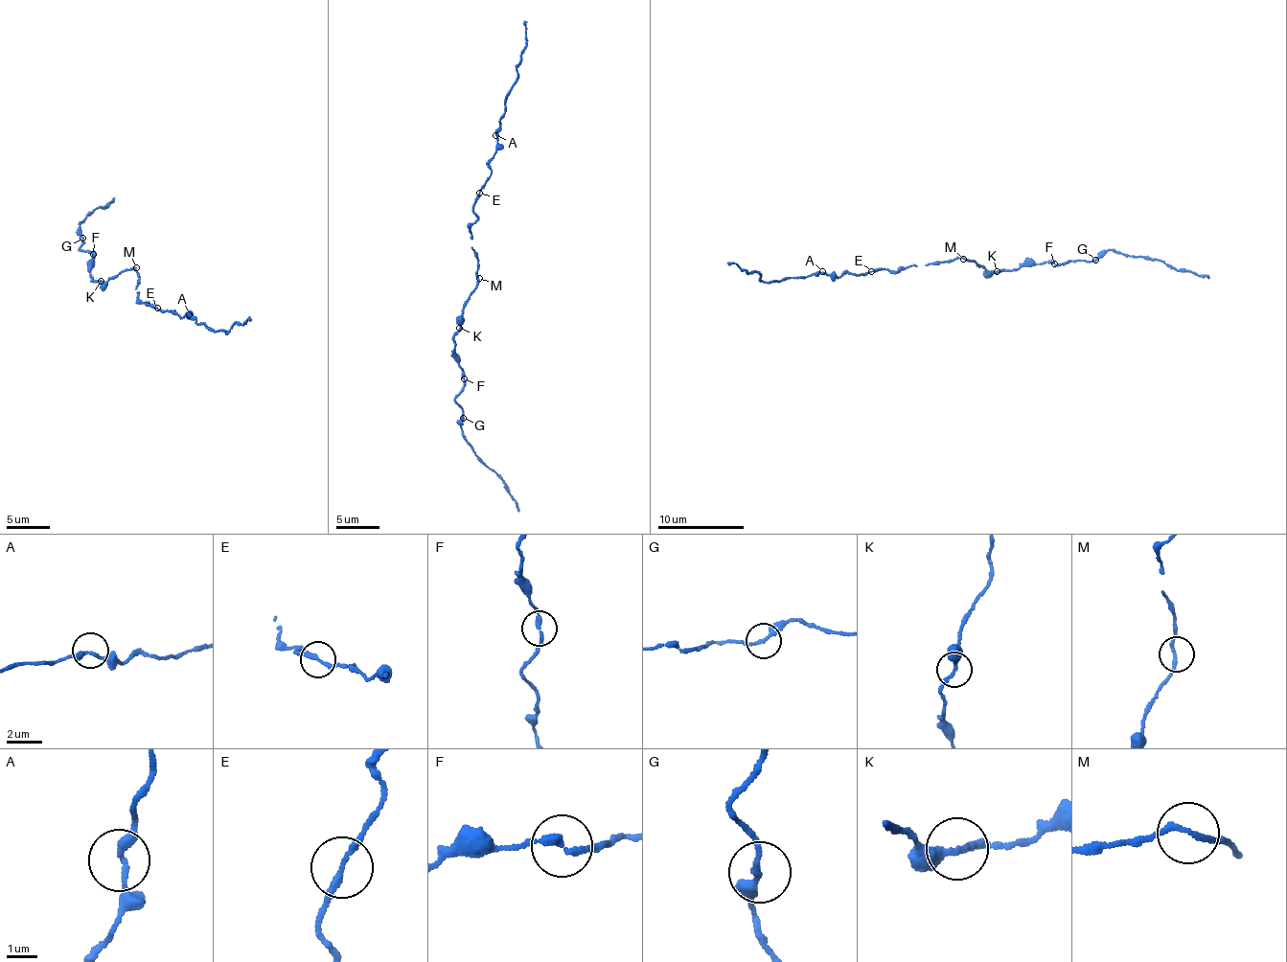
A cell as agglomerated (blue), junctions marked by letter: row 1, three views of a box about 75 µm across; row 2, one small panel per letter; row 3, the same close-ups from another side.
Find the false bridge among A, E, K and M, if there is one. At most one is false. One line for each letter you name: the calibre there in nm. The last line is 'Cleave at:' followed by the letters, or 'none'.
Cleave at: none

